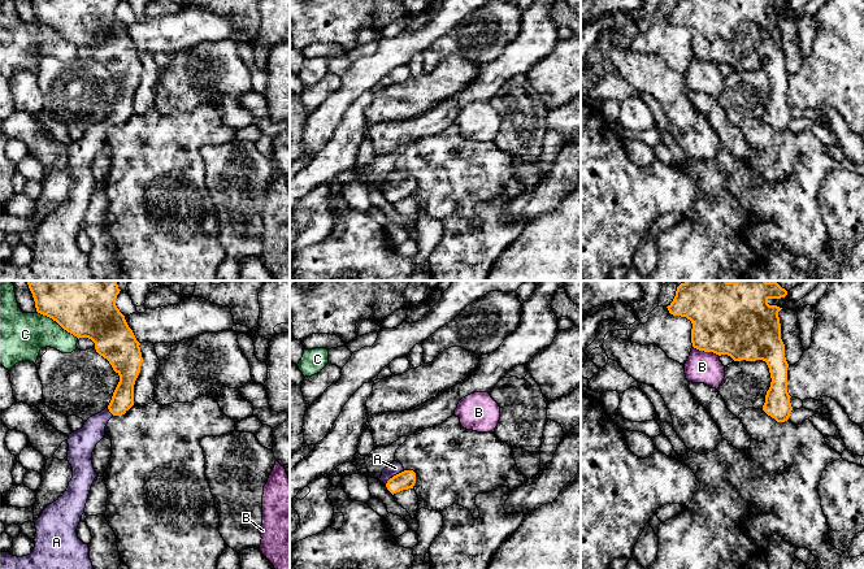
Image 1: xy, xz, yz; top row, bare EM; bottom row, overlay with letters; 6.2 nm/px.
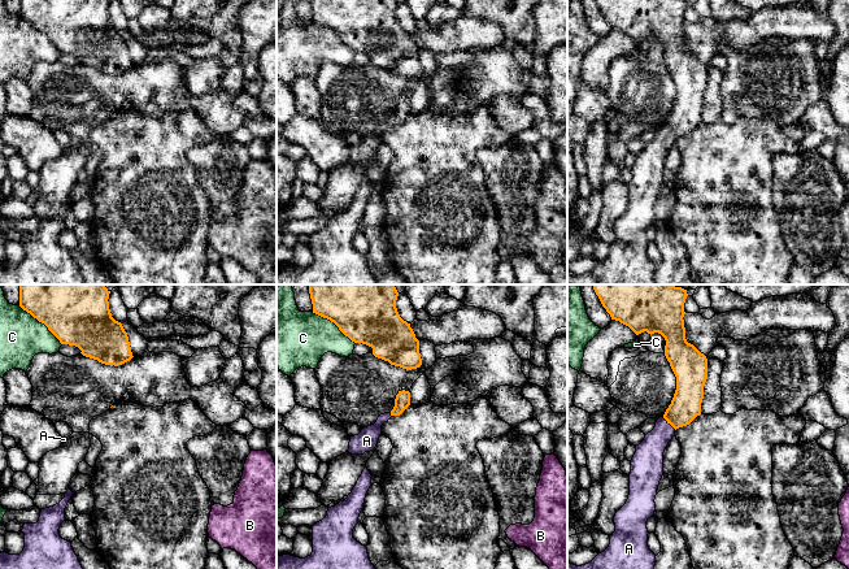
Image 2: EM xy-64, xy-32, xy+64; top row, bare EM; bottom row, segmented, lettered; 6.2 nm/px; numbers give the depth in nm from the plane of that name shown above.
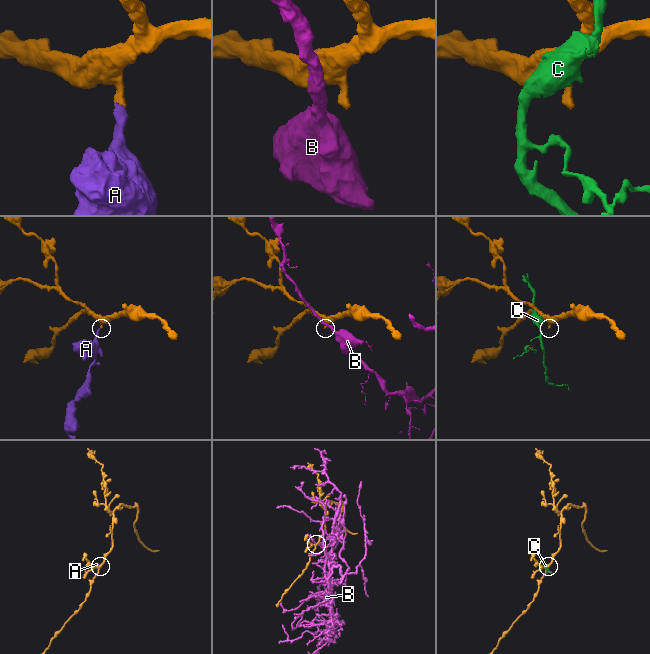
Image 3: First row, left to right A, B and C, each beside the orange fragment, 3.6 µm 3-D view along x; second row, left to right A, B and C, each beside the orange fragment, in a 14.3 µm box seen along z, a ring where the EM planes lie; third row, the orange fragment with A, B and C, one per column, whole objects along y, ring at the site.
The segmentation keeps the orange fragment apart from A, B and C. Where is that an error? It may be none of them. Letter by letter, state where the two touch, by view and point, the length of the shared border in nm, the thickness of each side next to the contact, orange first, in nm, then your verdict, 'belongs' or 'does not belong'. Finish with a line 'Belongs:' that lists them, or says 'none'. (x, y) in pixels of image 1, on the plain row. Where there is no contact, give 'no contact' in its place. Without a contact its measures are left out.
A: xz (394, 185) | 150 nm | 120/80 nm | belongs
B: yz (706, 60) | 180 nm | 400/190 nm | does not belong
C: xy (59, 33) | 300 nm | 300/280 nm | does not belong
Belongs: A

